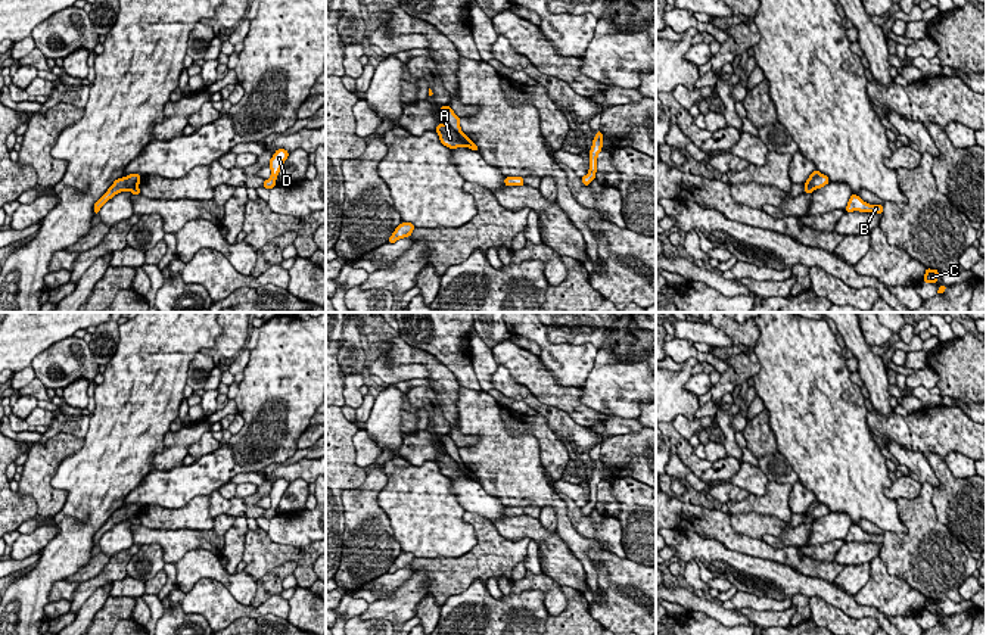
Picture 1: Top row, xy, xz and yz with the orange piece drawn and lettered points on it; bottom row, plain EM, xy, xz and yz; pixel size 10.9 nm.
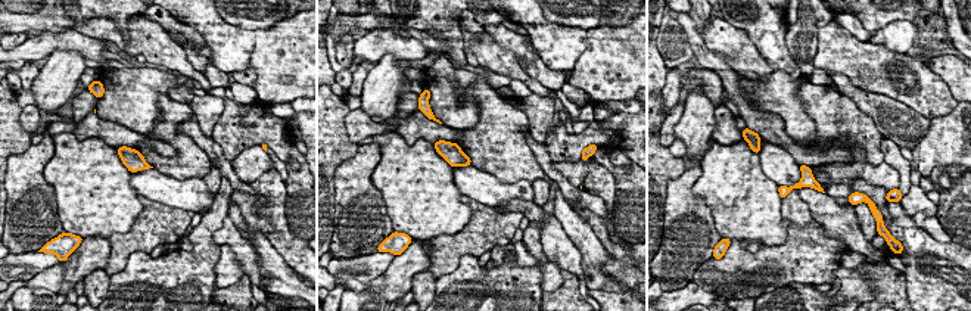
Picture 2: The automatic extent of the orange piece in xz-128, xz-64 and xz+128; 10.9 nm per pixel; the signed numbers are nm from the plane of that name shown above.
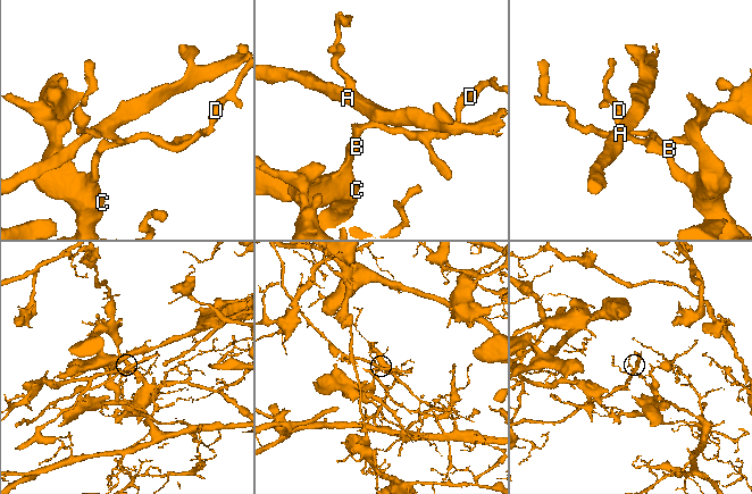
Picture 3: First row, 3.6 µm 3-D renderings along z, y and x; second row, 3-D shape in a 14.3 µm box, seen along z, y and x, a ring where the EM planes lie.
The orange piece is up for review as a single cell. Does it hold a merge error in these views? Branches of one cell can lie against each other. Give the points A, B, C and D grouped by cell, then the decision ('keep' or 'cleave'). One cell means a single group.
A / B C D; cleave

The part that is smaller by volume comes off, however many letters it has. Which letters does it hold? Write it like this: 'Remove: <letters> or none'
Remove: A

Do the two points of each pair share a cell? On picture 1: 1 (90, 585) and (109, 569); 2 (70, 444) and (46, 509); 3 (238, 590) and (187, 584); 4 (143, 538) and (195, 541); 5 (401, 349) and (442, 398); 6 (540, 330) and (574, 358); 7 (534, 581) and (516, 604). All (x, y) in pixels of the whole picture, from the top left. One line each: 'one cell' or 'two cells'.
1: one cell
2: one cell
3: one cell
4: one cell
5: one cell
6: one cell
7: two cells

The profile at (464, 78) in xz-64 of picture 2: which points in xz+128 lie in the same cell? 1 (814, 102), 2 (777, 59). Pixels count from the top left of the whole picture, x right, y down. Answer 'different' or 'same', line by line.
1: different
2: different

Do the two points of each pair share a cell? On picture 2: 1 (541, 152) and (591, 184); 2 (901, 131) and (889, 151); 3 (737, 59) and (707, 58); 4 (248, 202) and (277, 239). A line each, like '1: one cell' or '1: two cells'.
1: two cells
2: two cells
3: two cells
4: one cell

